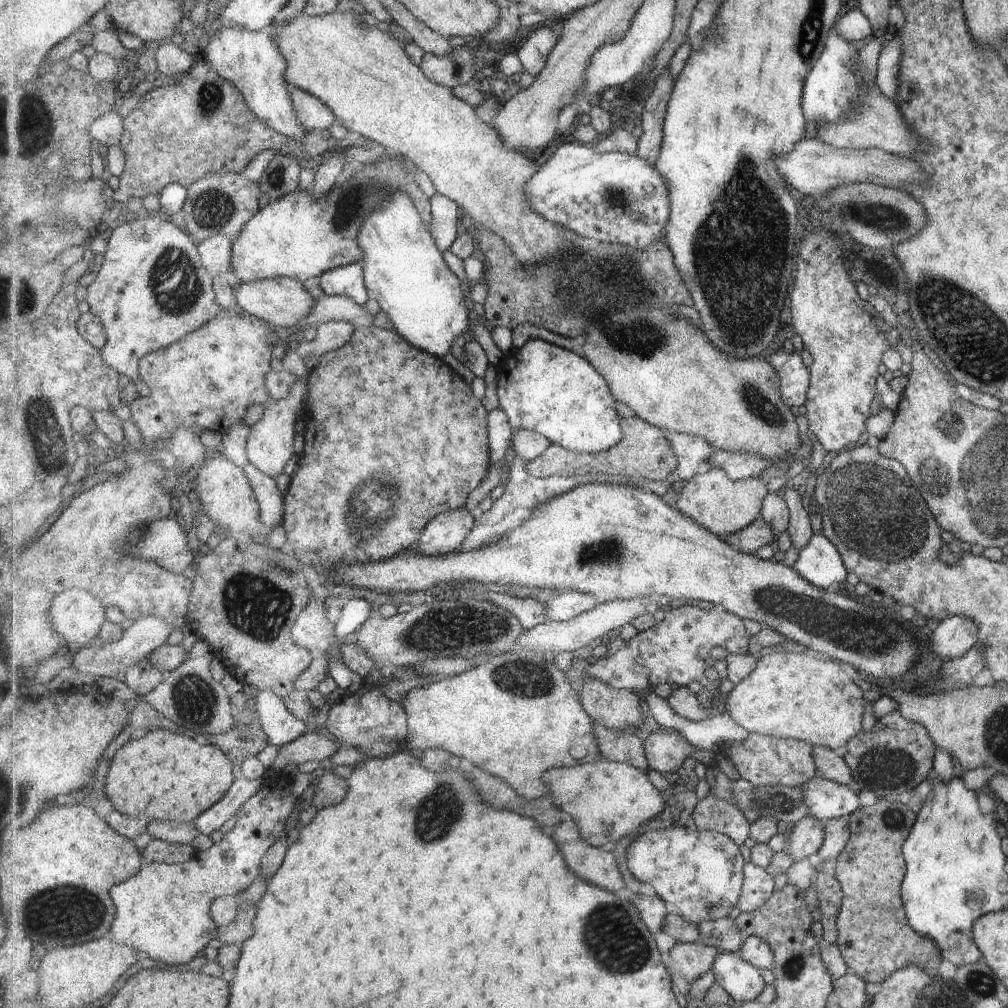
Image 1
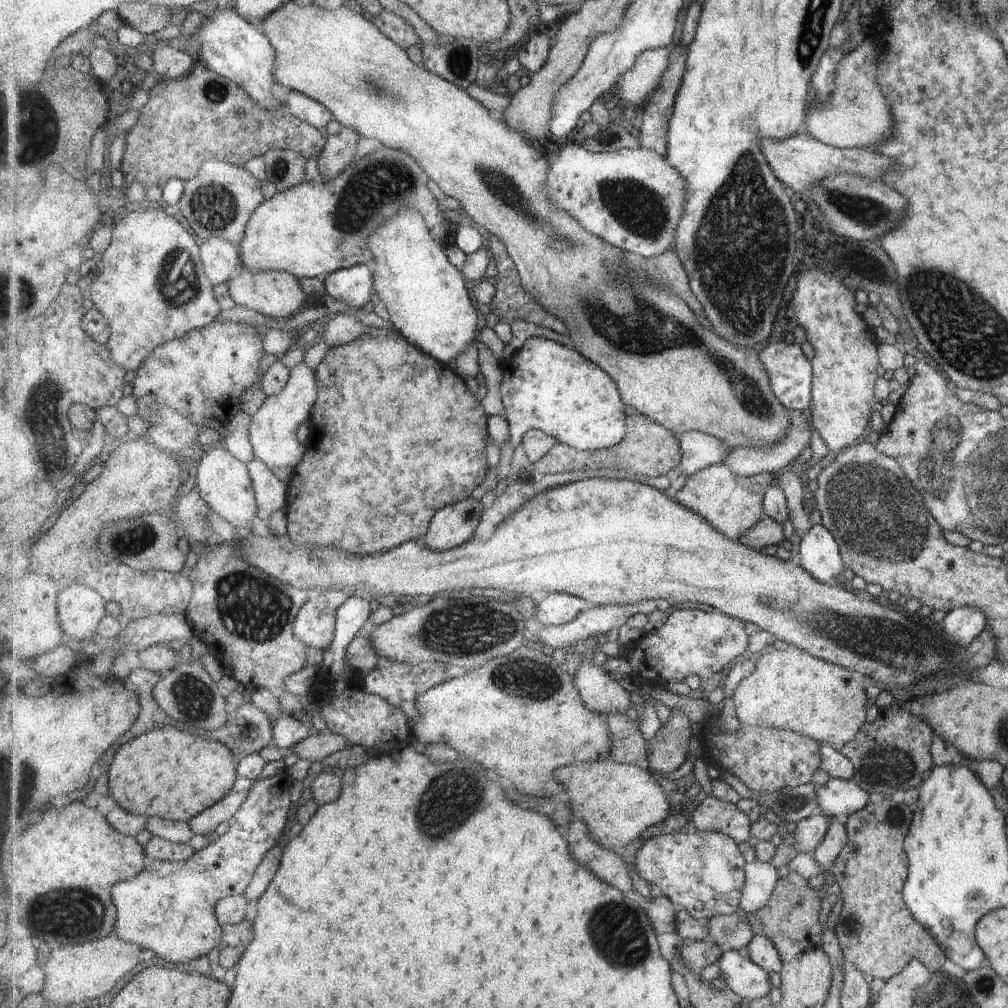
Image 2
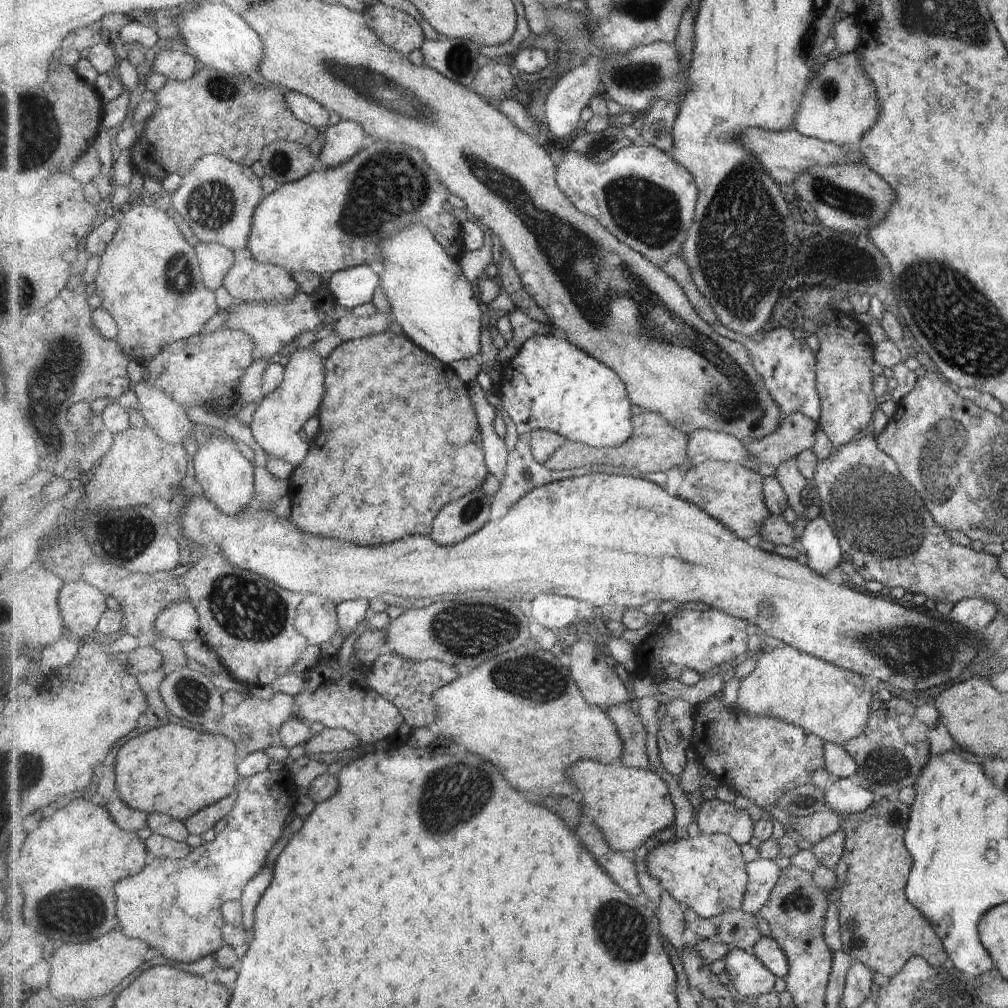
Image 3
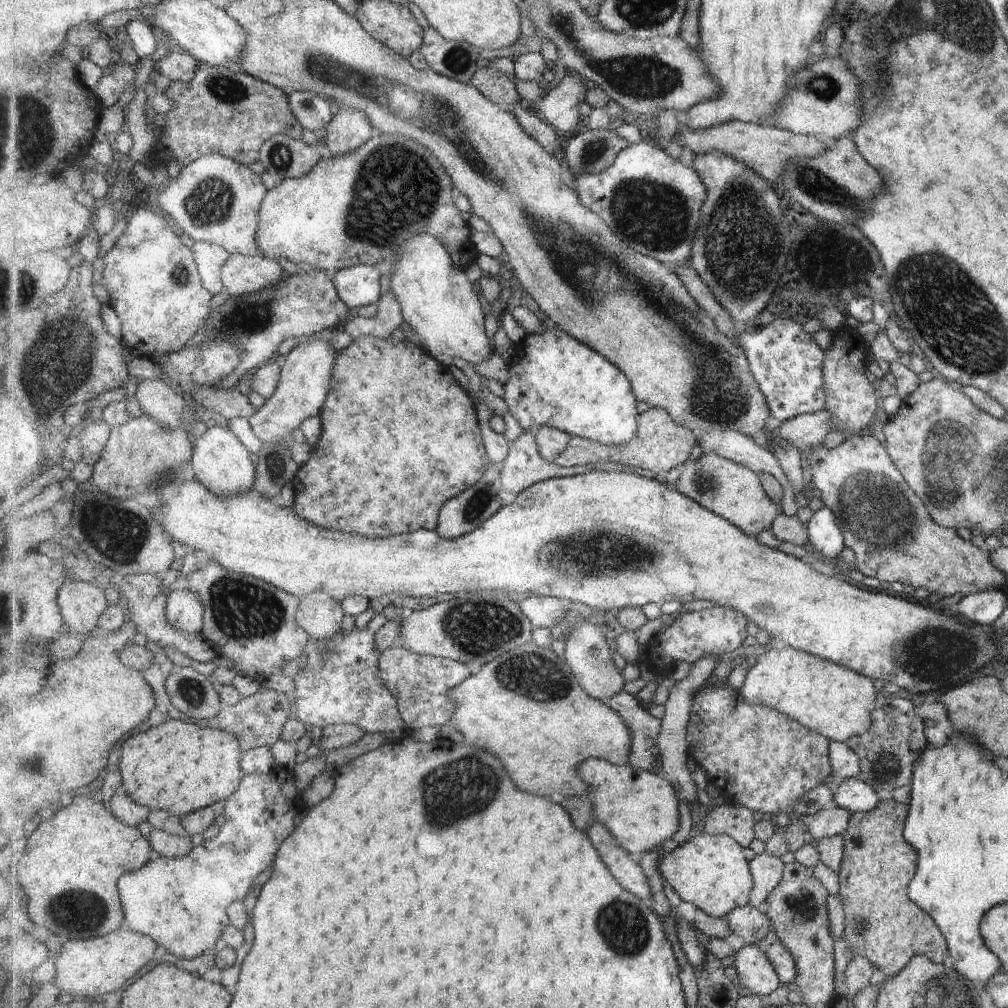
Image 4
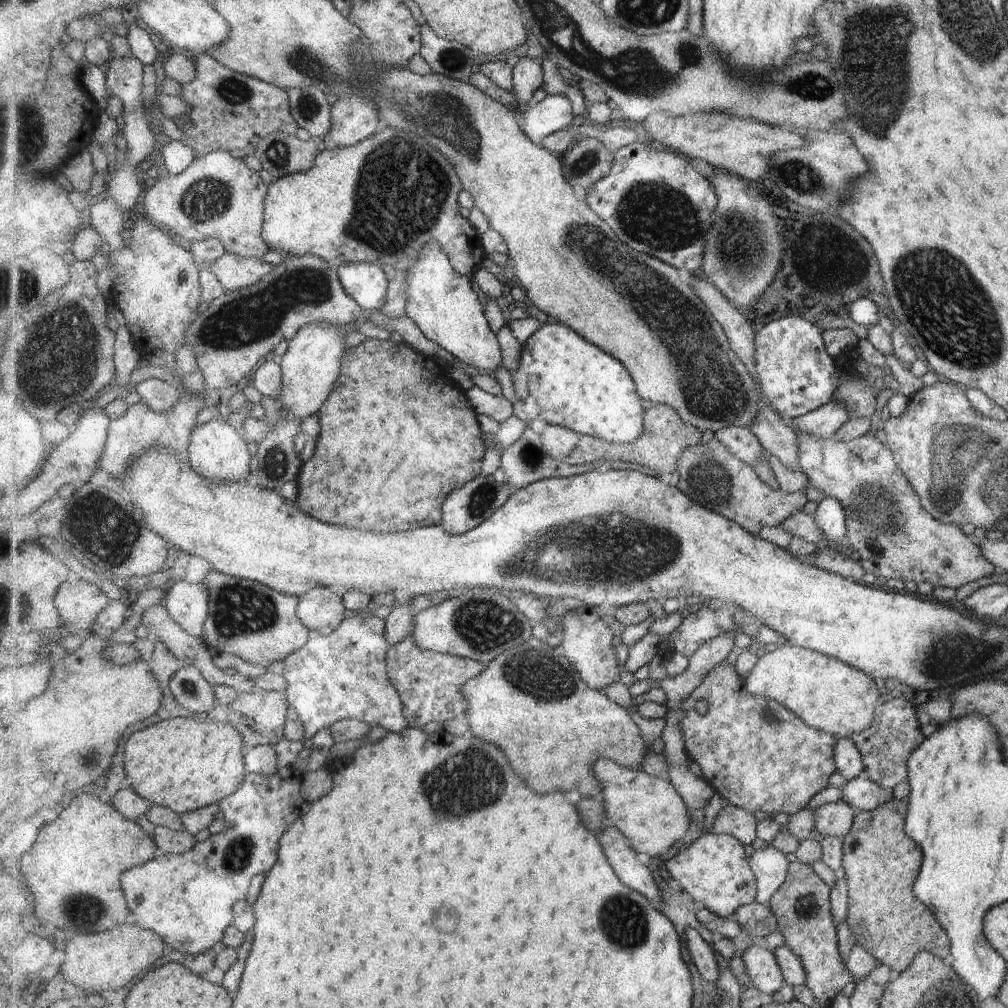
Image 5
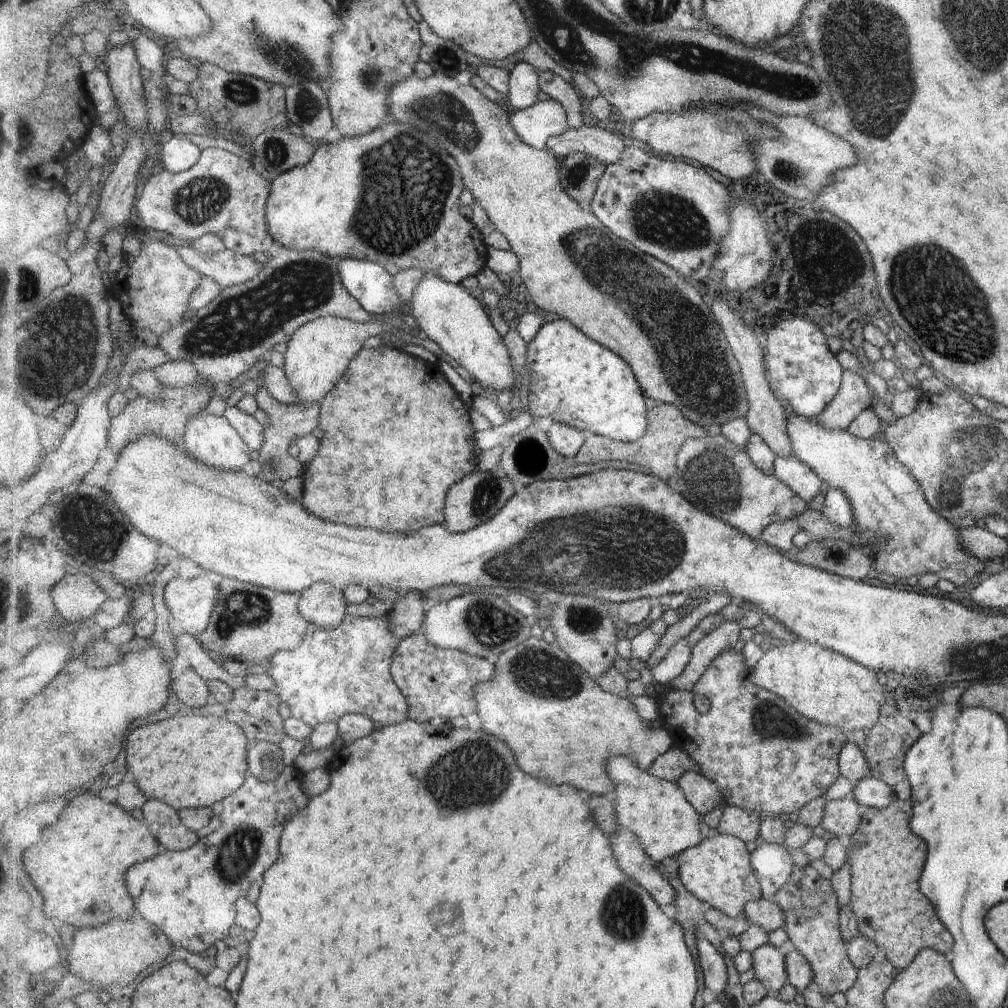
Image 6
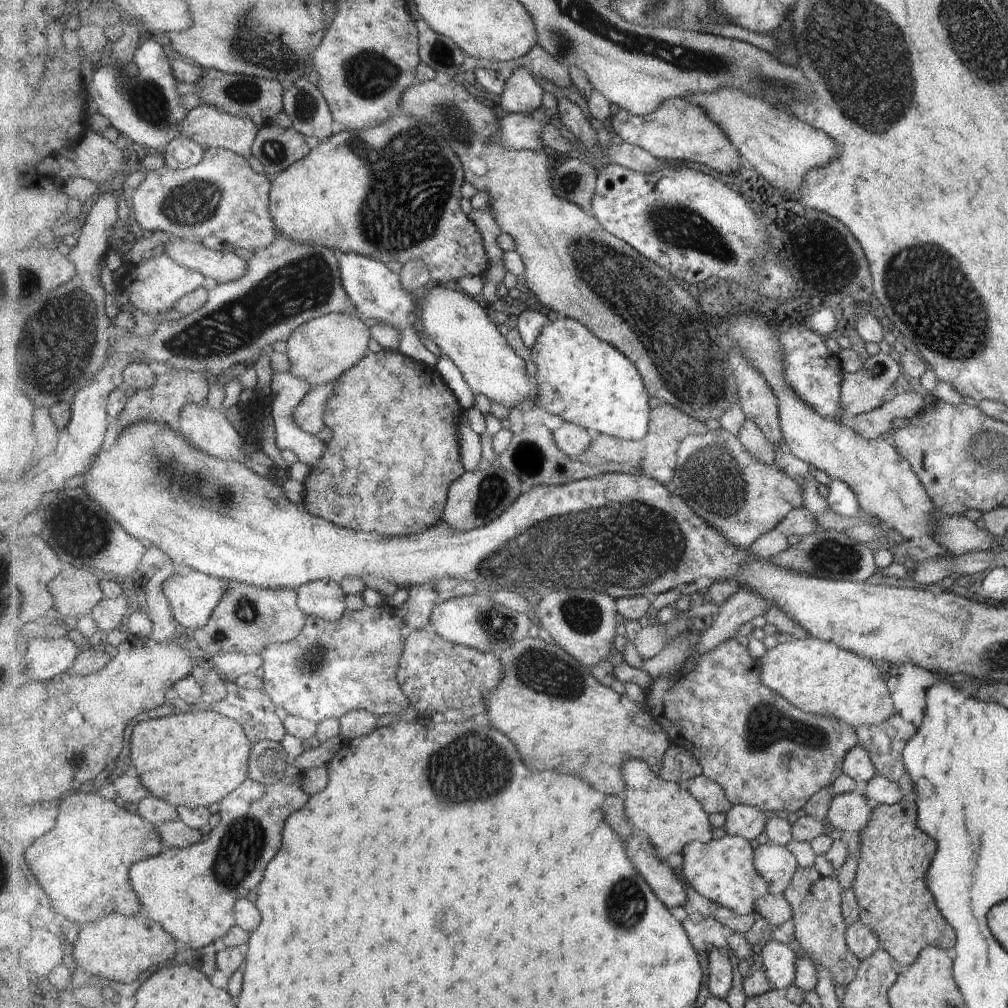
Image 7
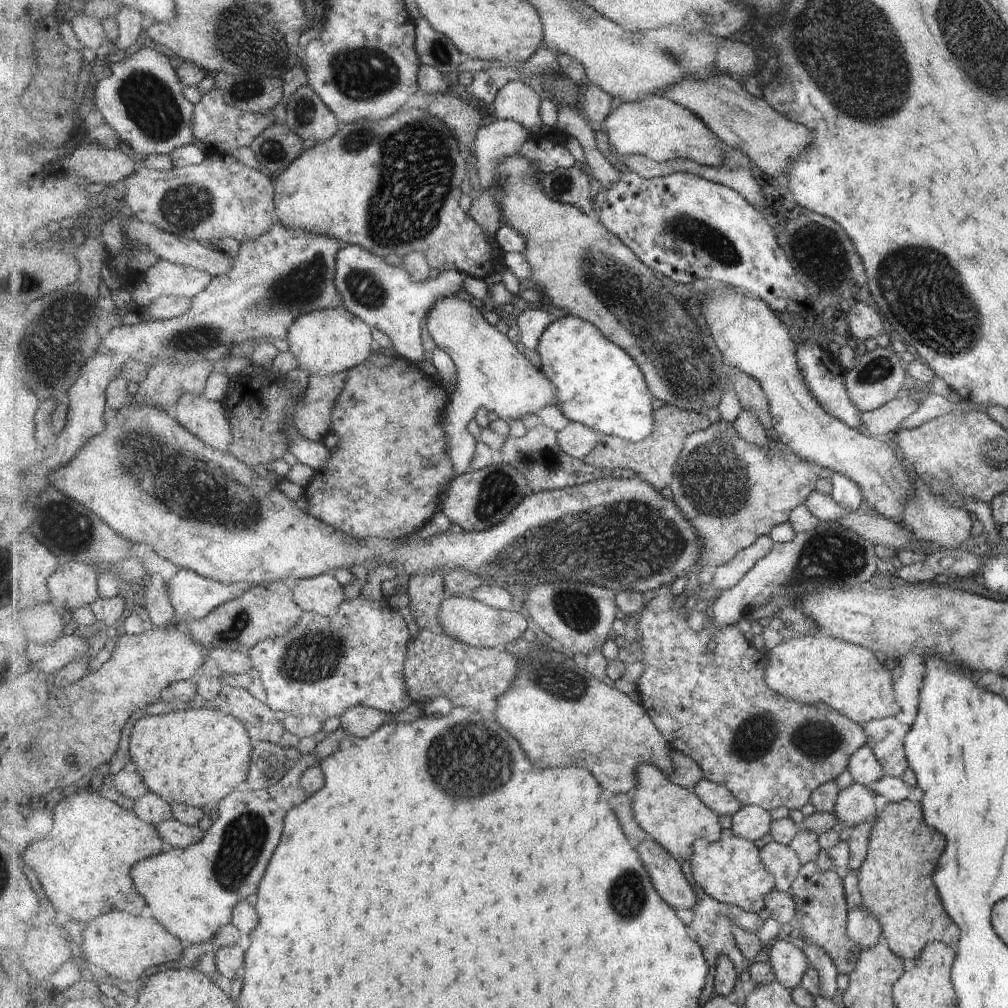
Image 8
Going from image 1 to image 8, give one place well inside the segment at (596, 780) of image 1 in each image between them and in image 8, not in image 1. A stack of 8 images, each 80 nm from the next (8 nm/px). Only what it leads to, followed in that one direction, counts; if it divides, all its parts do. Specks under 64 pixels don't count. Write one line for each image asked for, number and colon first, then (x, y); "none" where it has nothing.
2: (617, 802)
3: (629, 805)
4: (640, 807)
5: (648, 809)
6: (656, 810)
7: (672, 818)
8: (675, 817)

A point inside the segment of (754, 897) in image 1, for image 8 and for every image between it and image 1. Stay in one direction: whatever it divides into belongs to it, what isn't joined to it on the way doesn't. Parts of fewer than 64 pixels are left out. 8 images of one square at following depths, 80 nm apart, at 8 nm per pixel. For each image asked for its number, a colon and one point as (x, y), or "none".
2: (761, 878)
3: (764, 874)
4: (768, 870)
5: (770, 865)
6: (774, 866)
7: (777, 864)
8: (781, 861)

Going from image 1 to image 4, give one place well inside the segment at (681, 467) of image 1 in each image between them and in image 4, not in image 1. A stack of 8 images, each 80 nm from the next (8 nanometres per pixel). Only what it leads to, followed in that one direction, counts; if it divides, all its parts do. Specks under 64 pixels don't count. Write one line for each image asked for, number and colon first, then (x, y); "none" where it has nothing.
2: (699, 450)
3: (704, 446)
4: (735, 446)

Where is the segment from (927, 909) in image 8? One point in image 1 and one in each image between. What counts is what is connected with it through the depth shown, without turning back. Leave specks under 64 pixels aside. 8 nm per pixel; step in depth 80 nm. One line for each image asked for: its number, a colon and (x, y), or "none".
1: (873, 937)
2: (876, 934)
3: (877, 927)
4: (881, 924)
5: (880, 862)
6: (884, 857)
7: (893, 903)

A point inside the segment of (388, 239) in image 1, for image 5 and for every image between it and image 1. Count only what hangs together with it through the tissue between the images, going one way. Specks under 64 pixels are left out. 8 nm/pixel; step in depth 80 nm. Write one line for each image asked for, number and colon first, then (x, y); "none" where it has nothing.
2: (426, 297)
3: (432, 300)
4: (438, 300)
5: (442, 303)

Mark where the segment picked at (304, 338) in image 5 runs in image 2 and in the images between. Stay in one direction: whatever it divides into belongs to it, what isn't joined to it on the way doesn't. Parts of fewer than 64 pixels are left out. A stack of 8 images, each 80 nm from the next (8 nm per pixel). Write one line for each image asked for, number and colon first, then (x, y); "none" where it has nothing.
2: (273, 433)
3: (281, 415)
4: (302, 392)

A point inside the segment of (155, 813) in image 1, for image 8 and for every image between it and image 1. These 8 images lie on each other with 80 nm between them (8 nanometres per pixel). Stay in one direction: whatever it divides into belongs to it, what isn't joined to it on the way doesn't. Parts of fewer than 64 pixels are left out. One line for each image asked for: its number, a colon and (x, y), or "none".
2: (163, 773)
3: (174, 770)
4: (157, 767)
5: (184, 764)
6: (188, 762)
7: (196, 759)
8: (199, 757)

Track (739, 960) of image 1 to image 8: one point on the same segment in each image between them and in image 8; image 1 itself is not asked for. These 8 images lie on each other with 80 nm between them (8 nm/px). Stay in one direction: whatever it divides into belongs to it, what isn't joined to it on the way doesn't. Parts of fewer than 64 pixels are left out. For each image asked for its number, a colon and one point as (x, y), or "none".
2: (746, 981)
3: (751, 978)
4: (757, 976)
5: (762, 966)
6: (769, 963)
7: (779, 961)
8: (788, 963)

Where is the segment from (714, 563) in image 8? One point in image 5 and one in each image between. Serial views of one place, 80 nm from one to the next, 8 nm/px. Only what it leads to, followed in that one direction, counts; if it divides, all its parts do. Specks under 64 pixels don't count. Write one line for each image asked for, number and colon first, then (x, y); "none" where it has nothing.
5: (712, 476)
6: (714, 474)
7: (717, 476)

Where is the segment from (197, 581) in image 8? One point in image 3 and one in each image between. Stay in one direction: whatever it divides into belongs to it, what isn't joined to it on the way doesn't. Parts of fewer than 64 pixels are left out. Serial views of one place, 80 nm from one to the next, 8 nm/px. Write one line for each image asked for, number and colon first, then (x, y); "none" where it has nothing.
3: (180, 621)
4: (184, 610)
5: (187, 603)
6: (192, 603)
7: (195, 597)

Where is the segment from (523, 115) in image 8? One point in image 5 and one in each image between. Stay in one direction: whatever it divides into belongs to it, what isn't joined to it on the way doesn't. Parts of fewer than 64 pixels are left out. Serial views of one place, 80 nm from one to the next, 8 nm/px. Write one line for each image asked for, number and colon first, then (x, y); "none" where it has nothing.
5: (528, 75)
6: (524, 84)
7: (523, 94)

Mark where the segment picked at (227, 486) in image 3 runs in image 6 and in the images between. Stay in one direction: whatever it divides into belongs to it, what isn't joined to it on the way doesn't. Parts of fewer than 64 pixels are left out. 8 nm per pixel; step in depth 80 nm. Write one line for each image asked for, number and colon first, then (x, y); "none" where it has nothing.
4: (221, 461)
5: (217, 451)
6: (210, 439)

